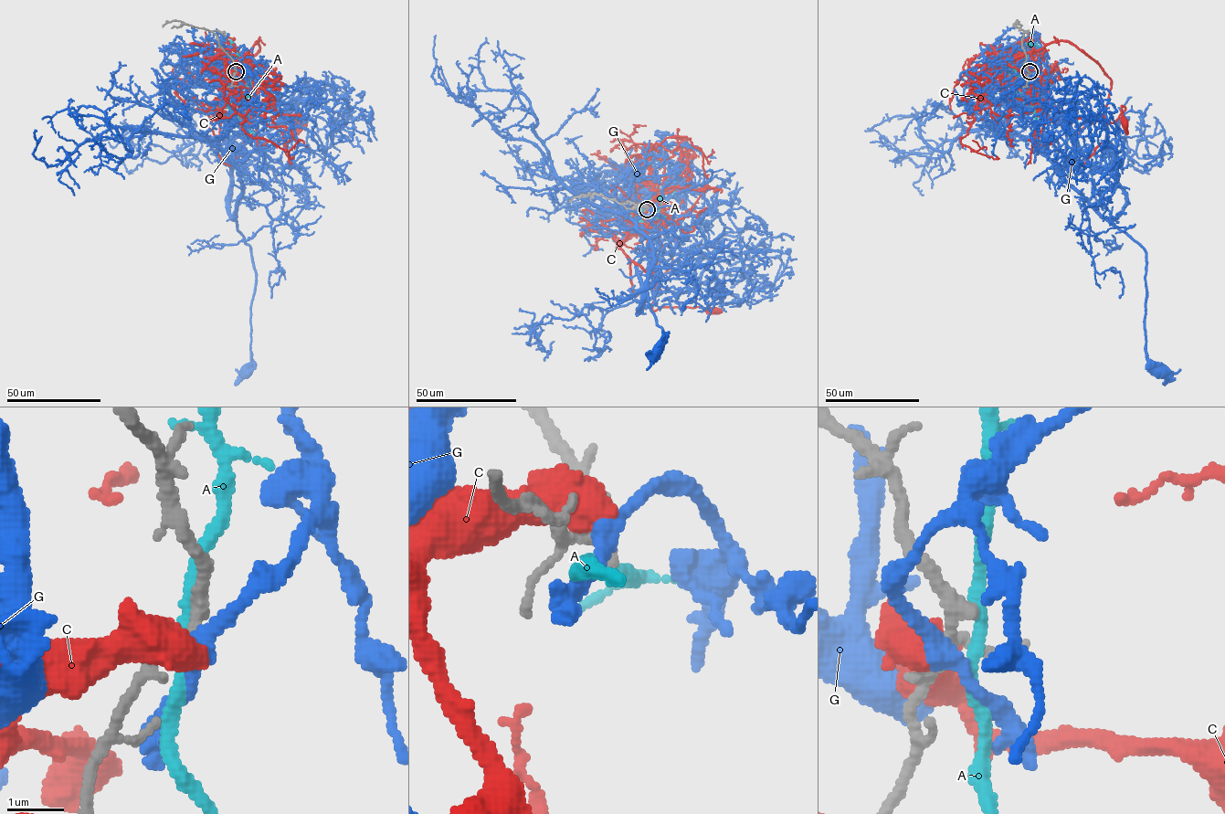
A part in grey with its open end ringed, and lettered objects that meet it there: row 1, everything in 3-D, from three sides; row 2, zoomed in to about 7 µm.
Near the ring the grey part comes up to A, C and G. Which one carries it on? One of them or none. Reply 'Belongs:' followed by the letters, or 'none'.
Belongs: none

